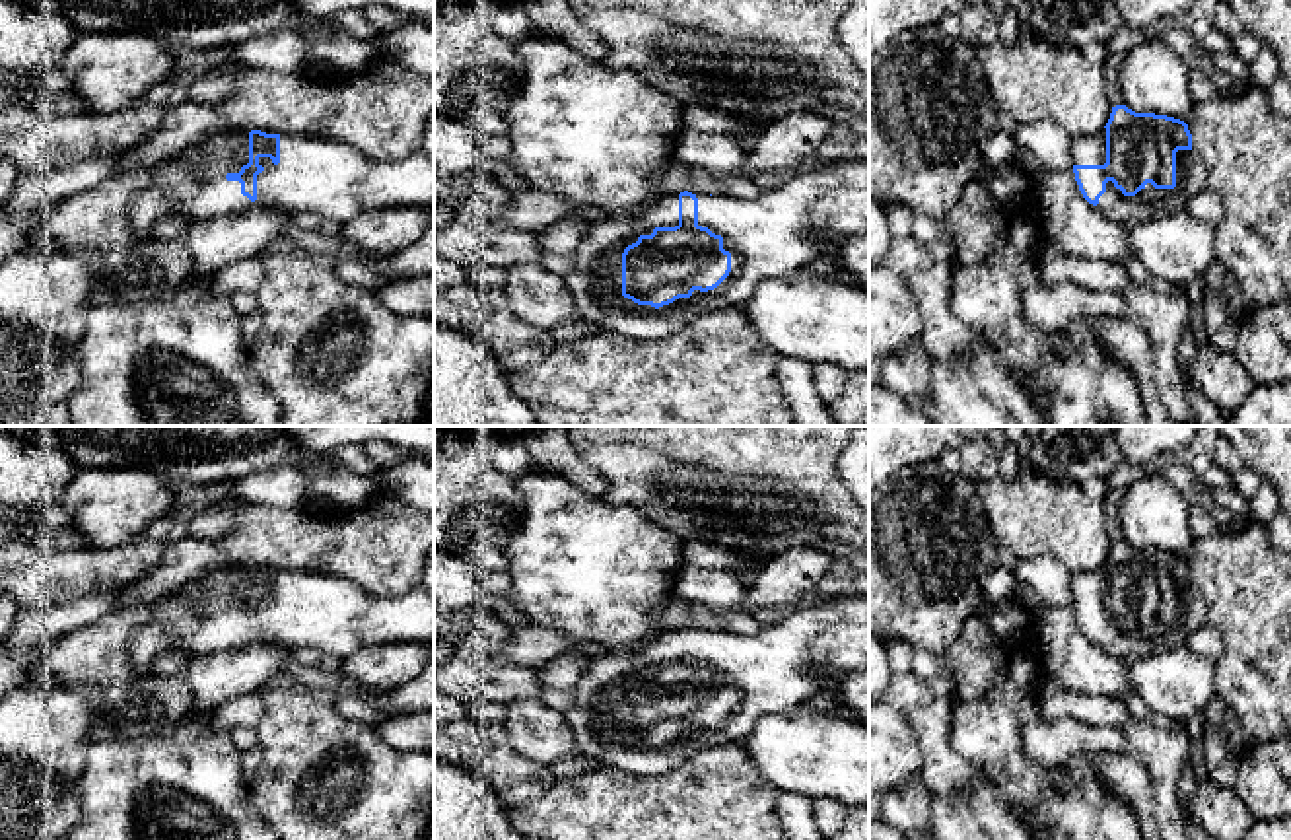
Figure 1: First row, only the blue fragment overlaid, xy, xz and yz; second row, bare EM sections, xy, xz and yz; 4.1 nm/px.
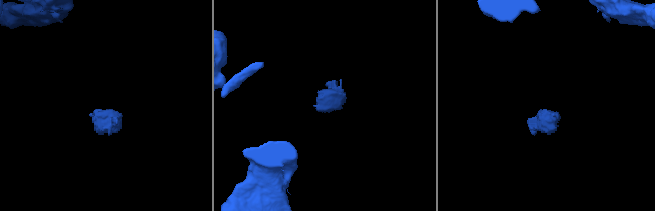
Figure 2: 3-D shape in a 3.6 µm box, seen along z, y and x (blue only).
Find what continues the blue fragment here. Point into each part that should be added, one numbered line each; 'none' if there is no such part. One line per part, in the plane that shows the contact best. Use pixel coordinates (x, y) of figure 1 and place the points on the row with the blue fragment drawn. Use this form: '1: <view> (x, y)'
1: xz (778, 232)

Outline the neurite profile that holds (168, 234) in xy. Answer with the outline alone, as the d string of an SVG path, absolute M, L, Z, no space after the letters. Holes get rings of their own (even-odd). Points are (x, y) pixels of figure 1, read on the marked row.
M167 218L167 220L159 220L156 226L148 228L144 233L148 235L150 245L161 247L159 259L163 261L173 257L175 247L179 245L185 247L185 237L191 226L192 224L189 220Z

